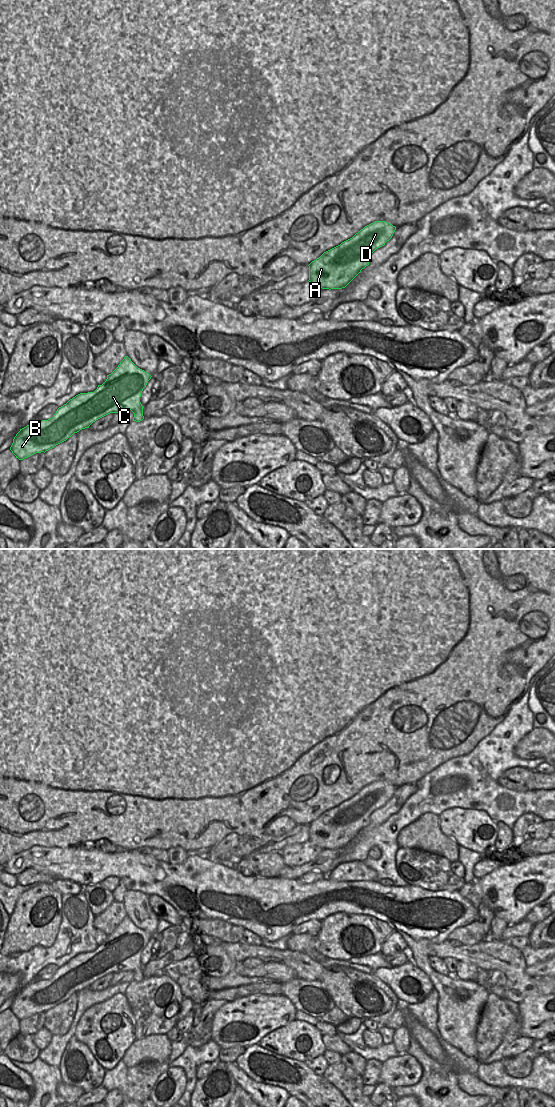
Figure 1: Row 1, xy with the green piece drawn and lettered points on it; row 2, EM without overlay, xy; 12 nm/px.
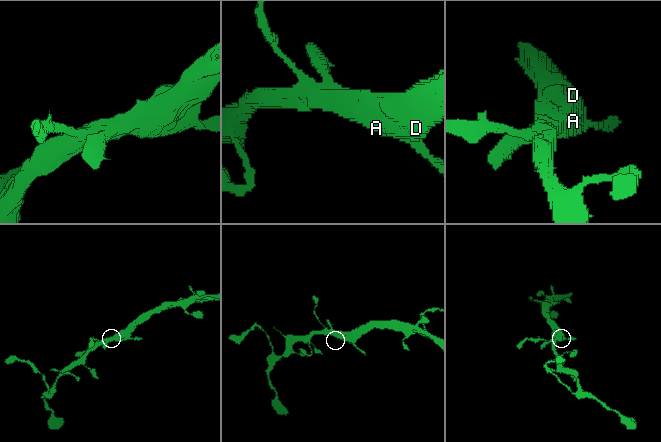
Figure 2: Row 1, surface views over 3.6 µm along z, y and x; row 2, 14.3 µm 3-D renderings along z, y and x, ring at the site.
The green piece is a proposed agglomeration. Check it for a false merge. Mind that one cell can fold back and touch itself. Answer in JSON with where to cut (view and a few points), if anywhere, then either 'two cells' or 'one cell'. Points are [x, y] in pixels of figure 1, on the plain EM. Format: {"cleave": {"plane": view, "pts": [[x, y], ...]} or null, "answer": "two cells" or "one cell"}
{"cleave": null, "answer": "one cell"}

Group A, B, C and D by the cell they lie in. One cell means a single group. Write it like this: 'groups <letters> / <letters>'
groups A B C D

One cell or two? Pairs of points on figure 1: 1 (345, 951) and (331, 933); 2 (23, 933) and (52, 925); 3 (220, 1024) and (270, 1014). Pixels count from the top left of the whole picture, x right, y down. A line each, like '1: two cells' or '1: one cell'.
1: one cell
2: one cell
3: one cell

